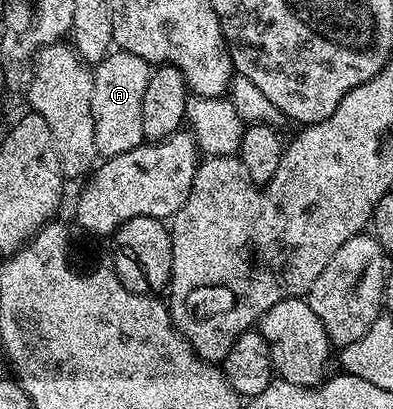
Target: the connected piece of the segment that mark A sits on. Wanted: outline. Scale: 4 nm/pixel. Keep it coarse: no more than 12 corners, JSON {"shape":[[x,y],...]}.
{"shape":[[119,49],[93,67],[103,159],[143,145],[151,63]]}

